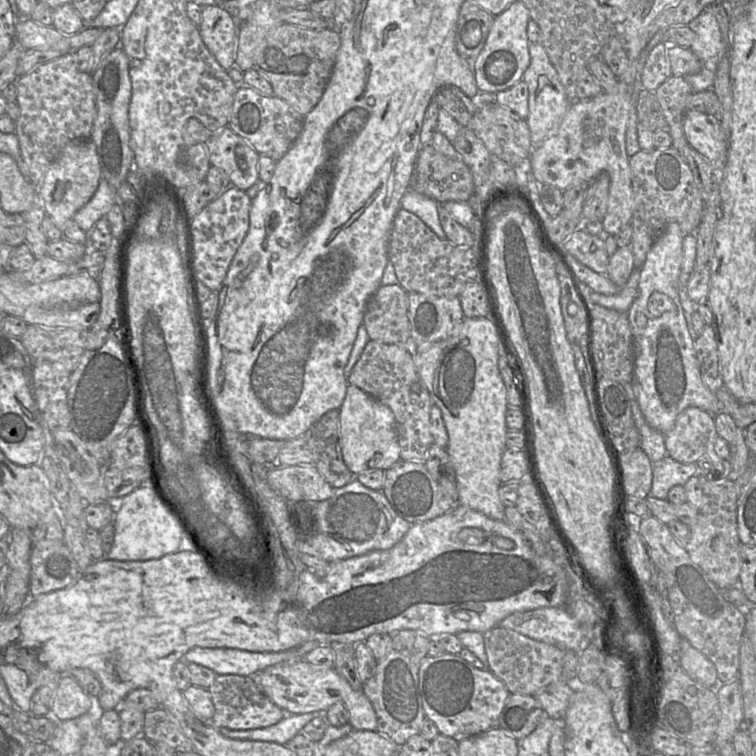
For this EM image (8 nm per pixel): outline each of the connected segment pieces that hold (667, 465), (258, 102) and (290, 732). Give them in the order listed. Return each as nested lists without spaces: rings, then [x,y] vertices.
[[[667,455],[654,464],[650,495],[667,500],[672,487],[684,486],[697,472],[698,466],[696,463],[681,463]]]
[[[239,82],[227,127],[244,138],[260,155],[280,160],[293,145],[303,127],[304,116],[277,96],[265,96]]]
[[[286,712],[286,715],[282,720],[271,726],[247,730],[233,730],[219,727],[218,730],[223,736],[231,739],[267,741],[285,745],[296,734],[302,732],[304,726],[308,722],[322,714],[324,714],[324,712],[311,712],[305,714]]]

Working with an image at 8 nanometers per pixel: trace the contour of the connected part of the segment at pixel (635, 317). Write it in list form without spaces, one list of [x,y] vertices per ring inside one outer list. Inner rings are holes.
[[[677,222],[669,223],[639,269],[638,294],[627,311],[634,342],[634,397],[654,429],[667,434],[679,414],[694,406],[717,414],[722,411],[716,393],[703,383],[691,335],[679,300],[679,275],[686,234]]]

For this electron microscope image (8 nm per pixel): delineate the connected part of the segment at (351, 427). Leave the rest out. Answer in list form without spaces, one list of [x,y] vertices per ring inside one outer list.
[[[349,385],[338,411],[341,453],[354,476],[367,470],[387,470],[401,460],[395,417],[386,405],[358,387]]]

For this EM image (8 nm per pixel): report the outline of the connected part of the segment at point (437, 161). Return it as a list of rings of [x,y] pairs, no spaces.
[[[432,144],[421,146],[415,162],[410,188],[439,204],[448,201],[468,201],[474,193],[473,176],[461,158],[451,158],[437,151]]]

